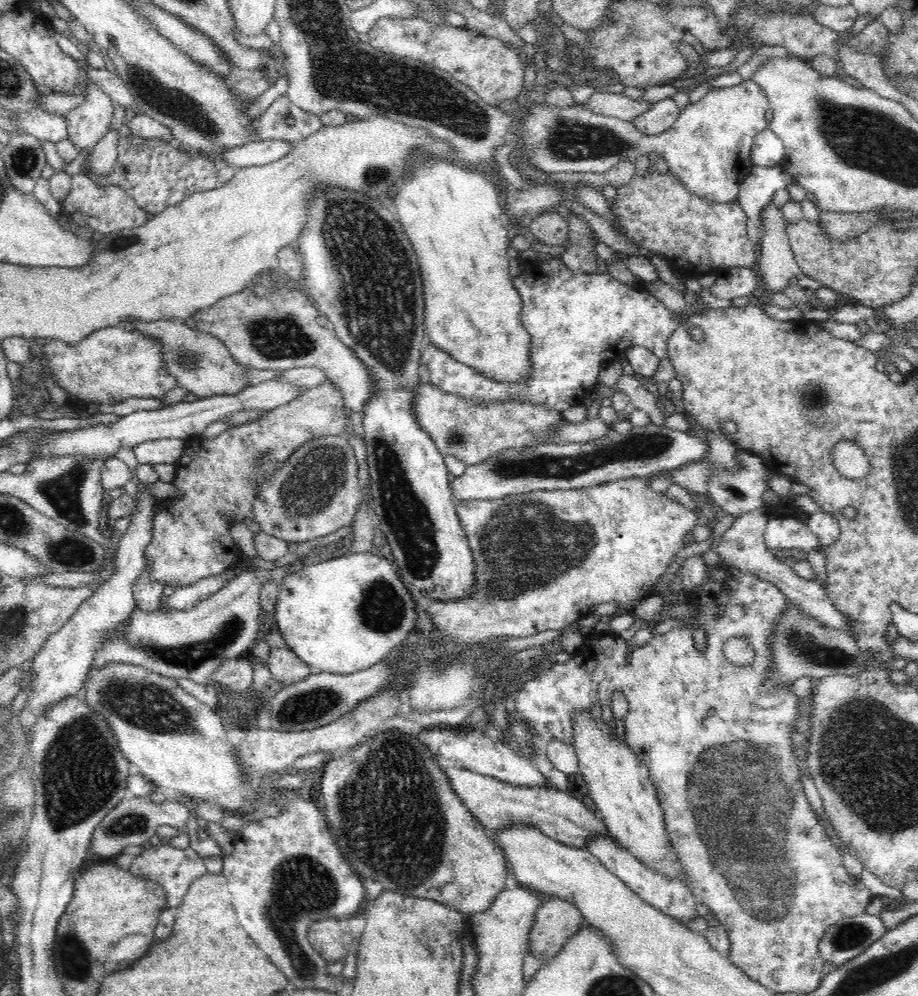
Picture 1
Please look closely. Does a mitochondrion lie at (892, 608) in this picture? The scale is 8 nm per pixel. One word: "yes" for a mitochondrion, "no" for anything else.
no

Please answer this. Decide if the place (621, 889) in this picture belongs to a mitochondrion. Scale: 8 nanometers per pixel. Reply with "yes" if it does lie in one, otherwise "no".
no

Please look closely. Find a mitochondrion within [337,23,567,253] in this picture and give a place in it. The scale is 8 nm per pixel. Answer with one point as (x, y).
(374, 175)

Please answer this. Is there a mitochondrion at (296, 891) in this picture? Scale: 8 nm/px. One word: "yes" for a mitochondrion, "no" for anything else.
yes

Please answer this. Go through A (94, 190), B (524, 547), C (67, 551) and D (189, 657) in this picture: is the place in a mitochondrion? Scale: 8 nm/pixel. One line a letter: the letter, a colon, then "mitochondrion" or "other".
A: other
B: mitochondrion
C: mitochondrion
D: mitochondrion

